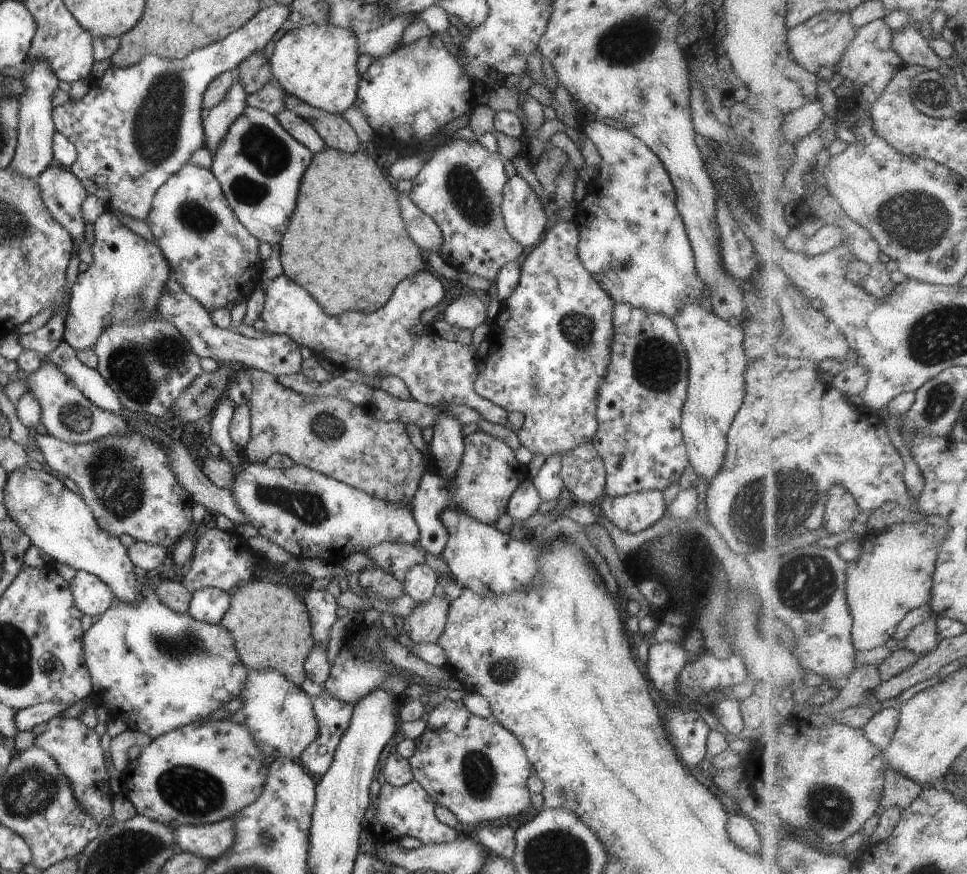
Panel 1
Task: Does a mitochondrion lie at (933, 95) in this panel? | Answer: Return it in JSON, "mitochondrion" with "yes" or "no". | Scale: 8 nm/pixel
{"mitochondrion":"yes"}

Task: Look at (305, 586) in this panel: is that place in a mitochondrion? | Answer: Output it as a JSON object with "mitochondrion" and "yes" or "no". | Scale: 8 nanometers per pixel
{"mitochondrion":"no"}

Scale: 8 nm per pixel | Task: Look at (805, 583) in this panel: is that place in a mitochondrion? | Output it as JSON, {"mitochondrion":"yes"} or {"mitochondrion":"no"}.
{"mitochondrion":"yes"}

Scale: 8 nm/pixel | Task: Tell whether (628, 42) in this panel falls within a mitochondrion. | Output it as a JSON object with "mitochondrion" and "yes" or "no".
{"mitochondrion":"yes"}

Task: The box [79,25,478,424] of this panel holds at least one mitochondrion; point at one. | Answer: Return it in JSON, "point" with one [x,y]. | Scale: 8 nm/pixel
{"point":[156,129]}

